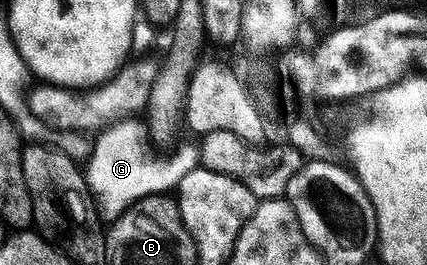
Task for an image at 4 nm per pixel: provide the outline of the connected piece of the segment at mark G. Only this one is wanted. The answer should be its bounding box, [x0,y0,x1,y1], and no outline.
[84,118,196,222]

